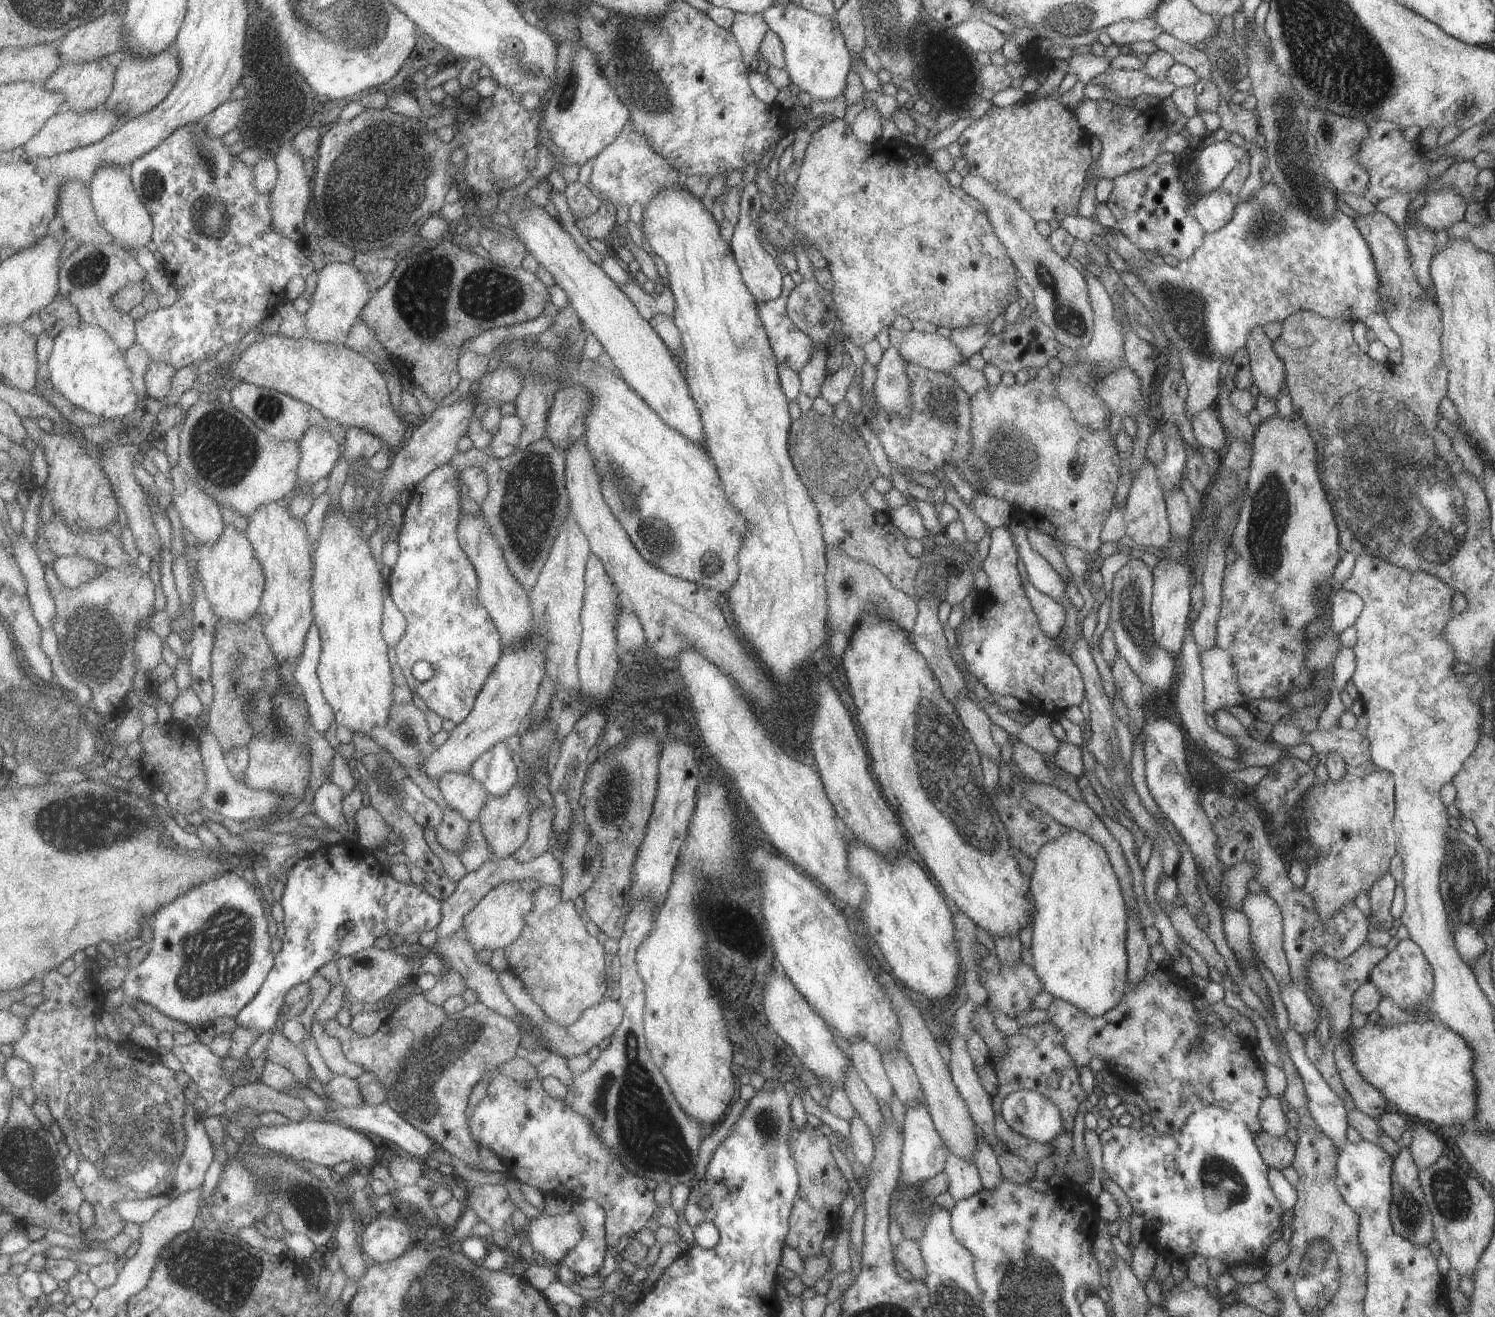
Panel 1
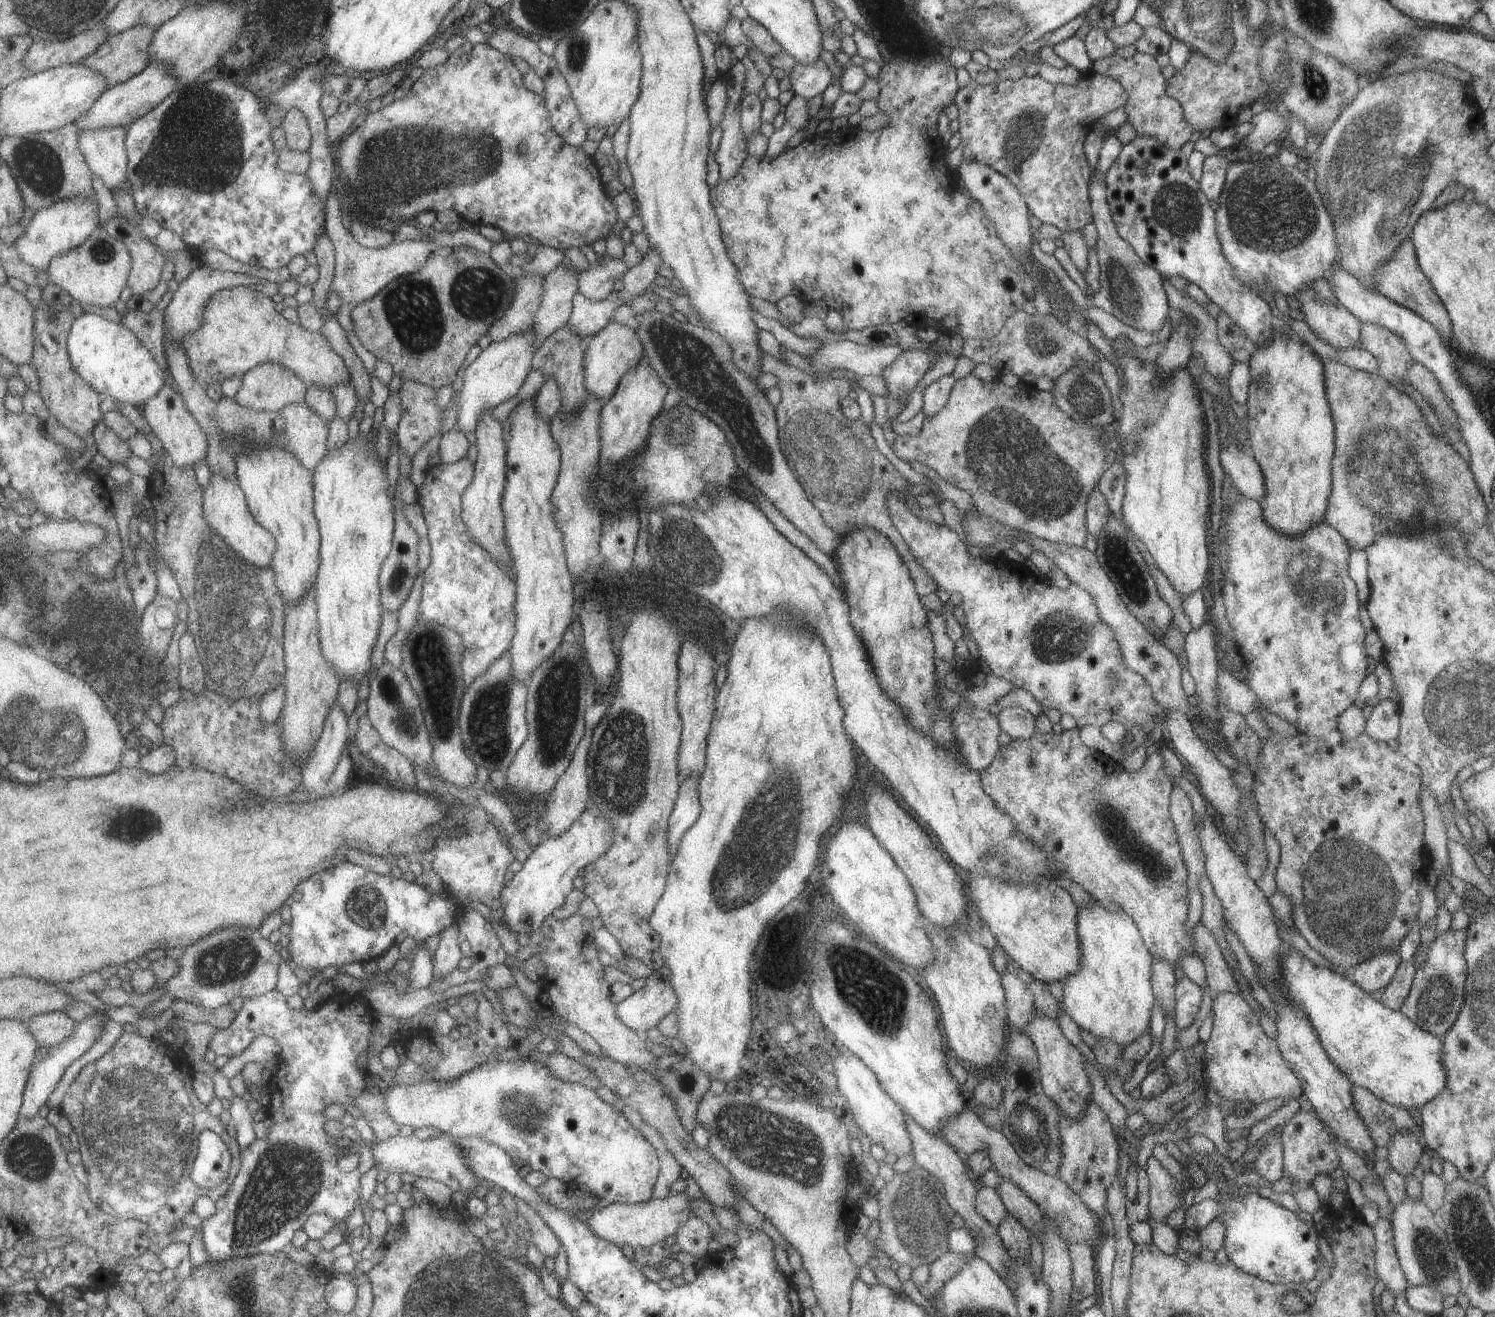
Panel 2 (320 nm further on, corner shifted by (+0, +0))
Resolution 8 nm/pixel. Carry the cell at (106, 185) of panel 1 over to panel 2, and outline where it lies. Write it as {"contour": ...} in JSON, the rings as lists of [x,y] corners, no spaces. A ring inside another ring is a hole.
{"contour":[[[101,127],[80,131],[79,148],[87,164],[111,192],[130,183],[127,133],[128,127]]]}

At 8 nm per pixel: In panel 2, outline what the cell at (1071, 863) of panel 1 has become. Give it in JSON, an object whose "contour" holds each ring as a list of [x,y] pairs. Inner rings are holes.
{"contour":[[[1099,904],[1078,907],[1076,929],[1080,968],[1061,981],[1065,1014],[1095,1038],[1111,1039],[1125,1048],[1150,1028],[1154,1003],[1150,981],[1152,956],[1125,911],[1108,911]]]}

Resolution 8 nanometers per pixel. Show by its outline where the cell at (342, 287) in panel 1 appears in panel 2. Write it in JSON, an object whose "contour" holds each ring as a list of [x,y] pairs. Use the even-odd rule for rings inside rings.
{"contour":[[[334,190],[328,194],[326,207],[326,234],[333,241],[336,248],[336,275],[332,284],[333,291],[338,293],[340,302],[356,302],[356,304],[373,299],[390,282],[400,276],[407,276],[419,272],[427,266],[428,260],[434,253],[434,245],[428,240],[406,240],[394,242],[386,247],[366,247],[355,240],[355,236],[345,228],[341,218],[341,202]]]}

